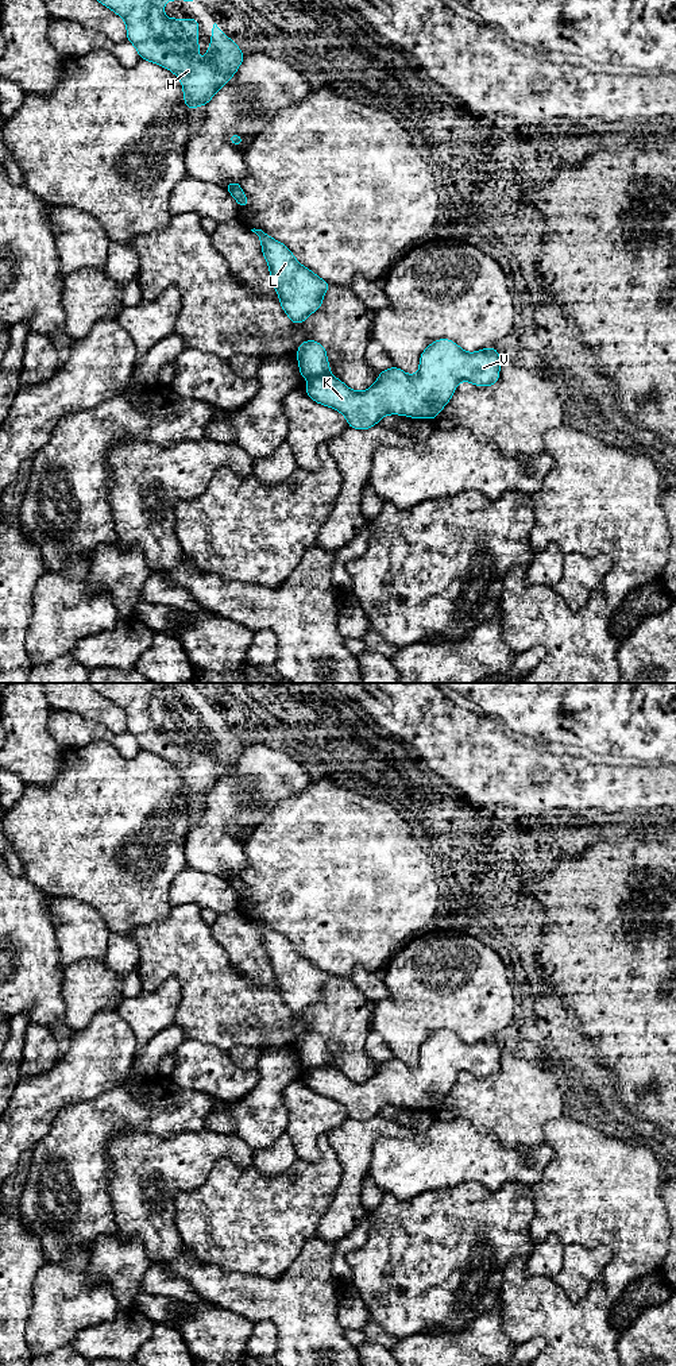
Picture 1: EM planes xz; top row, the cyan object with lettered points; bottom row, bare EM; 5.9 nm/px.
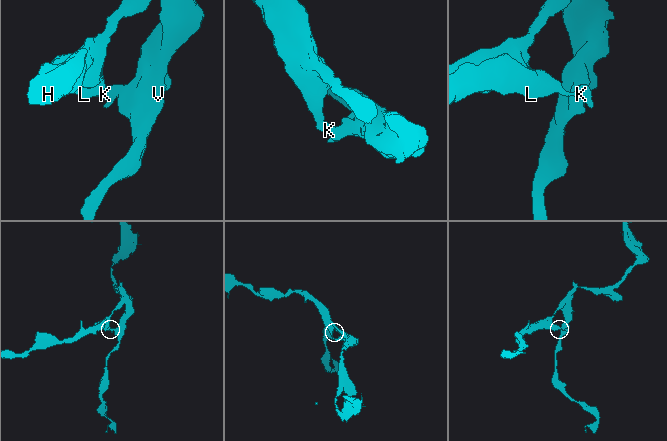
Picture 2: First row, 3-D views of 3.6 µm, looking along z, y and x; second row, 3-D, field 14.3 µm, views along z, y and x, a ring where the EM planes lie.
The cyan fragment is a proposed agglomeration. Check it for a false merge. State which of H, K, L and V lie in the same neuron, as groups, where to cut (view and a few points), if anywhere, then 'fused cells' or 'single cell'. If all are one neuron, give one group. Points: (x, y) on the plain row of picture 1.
groups H L / K V; cut xz (327, 1064), (309, 1071); fused cells

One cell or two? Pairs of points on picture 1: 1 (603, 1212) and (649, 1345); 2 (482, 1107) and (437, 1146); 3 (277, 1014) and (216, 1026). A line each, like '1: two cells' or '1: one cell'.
1: two cells
2: two cells
3: one cell

